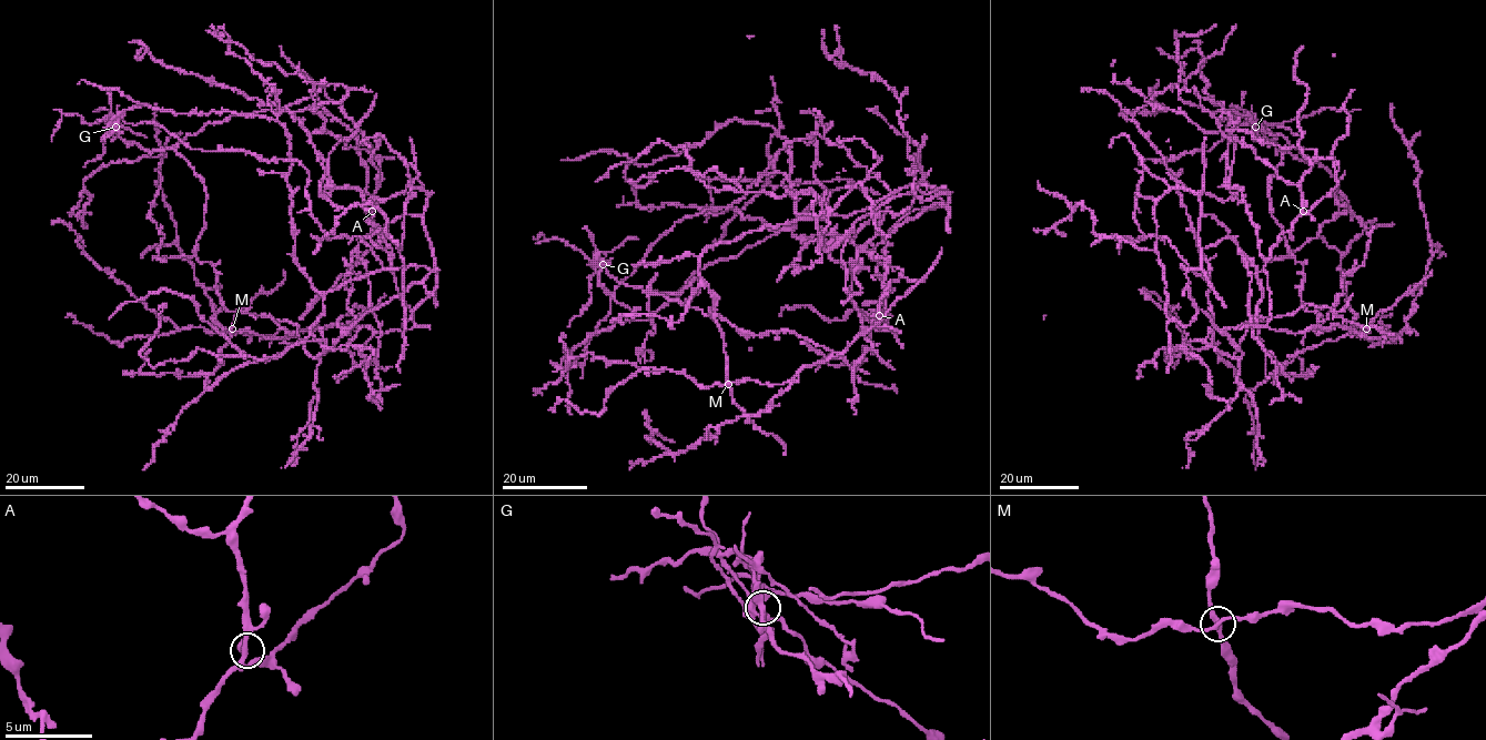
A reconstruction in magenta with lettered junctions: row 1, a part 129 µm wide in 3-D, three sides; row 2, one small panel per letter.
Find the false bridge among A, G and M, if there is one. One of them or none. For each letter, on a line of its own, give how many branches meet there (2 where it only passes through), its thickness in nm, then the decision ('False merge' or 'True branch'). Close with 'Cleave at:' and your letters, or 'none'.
A: Branches: 4. Thickness 300 nm. True branch
G: Branches: 4. Thickness 320 nm. False merge
M: Branches: 4. Thickness 260 nm. True branch
Cleave at: G

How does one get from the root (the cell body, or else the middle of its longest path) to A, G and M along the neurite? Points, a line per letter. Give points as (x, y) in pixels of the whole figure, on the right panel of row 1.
A: (1340, 336), (1366, 328), (1367, 340), (1340, 325), (1297, 333), (1266, 325), (1271, 298), (1265, 261), (1303, 211)
G: (1340, 336), (1366, 328), (1367, 340), (1337, 324), (1317, 333), (1270, 205), (1283, 151), (1255, 127)
M: (1340, 336), (1366, 328)

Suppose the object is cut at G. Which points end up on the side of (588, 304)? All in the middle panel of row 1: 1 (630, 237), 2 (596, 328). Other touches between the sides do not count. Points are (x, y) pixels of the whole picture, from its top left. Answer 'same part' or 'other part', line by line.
1: same part
2: other part

